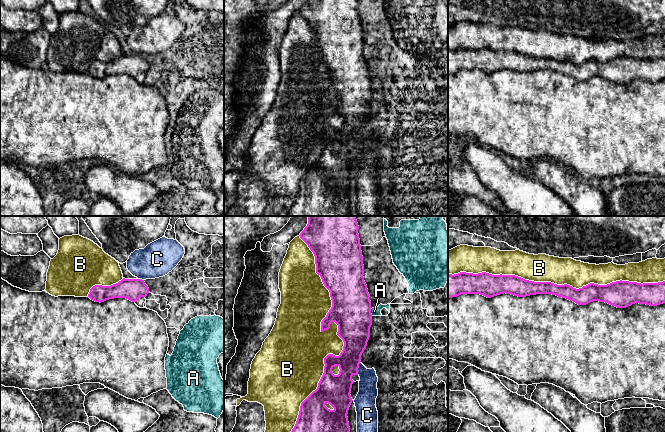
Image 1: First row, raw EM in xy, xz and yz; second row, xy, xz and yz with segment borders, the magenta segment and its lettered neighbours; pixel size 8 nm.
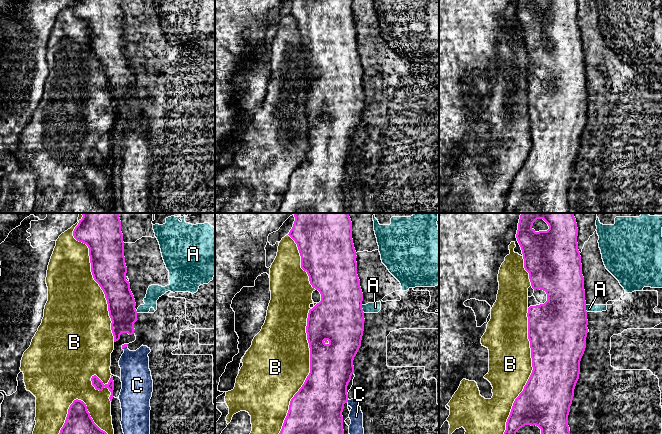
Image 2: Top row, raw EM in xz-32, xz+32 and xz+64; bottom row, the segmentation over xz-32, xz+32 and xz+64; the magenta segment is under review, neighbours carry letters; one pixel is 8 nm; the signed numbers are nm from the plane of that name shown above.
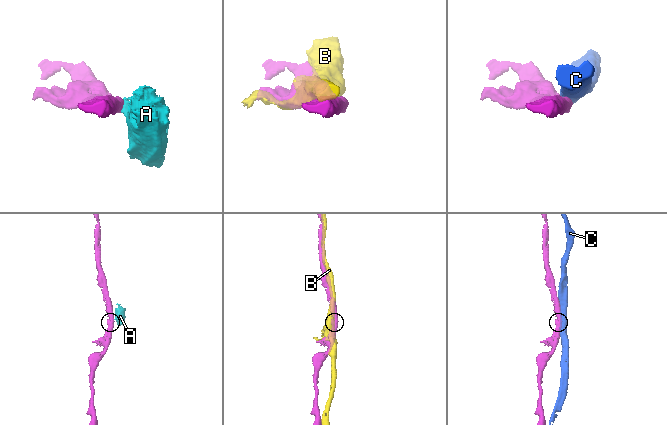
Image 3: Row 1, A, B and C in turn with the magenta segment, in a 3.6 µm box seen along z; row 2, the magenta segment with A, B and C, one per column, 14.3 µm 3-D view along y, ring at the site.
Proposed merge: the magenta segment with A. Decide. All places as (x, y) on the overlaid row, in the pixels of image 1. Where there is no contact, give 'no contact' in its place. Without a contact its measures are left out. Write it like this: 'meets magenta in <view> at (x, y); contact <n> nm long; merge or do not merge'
meets magenta in xz at (370, 312); contact 60 nm long; do not merge

